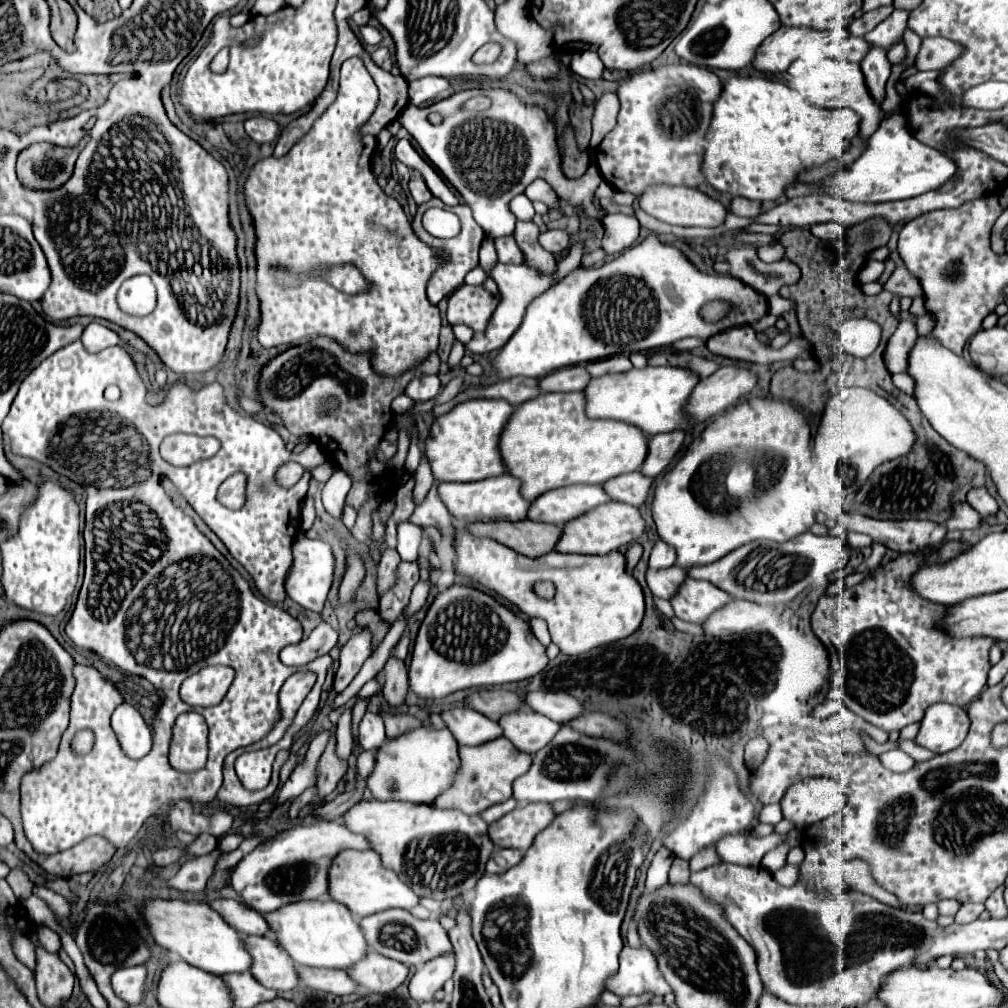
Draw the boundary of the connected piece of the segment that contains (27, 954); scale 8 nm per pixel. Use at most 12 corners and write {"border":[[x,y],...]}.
{"border":[[23,934],[13,936],[15,956],[35,970],[35,944]]}

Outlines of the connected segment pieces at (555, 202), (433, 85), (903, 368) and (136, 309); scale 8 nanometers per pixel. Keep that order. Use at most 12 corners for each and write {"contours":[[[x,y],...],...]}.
{"contours":[[[543,178],[529,184],[525,194],[531,202],[543,202],[559,210],[555,190]],[[433,76],[409,82],[409,102],[435,98],[447,86]],[[899,320],[885,348],[889,372],[907,372],[917,338],[913,320]],[[131,276],[117,292],[131,316],[153,312],[157,294],[149,276]]]}

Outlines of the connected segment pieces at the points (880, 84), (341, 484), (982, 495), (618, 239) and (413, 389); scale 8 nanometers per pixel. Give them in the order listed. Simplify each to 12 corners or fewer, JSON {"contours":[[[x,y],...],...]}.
{"contours":[[[871,48],[861,70],[871,98],[885,100],[887,54]],[[337,464],[323,486],[326,511],[339,520],[351,478]],[[985,486],[971,490],[967,502],[981,518],[995,516],[999,506]],[[607,214],[601,248],[607,258],[639,238],[635,216]],[[413,378],[405,394],[415,402],[431,400],[439,394],[439,378]]]}

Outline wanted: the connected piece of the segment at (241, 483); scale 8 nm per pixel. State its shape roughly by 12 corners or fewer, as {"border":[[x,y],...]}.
{"border":[[242,472],[231,474],[219,486],[219,502],[231,510],[245,506]]}

